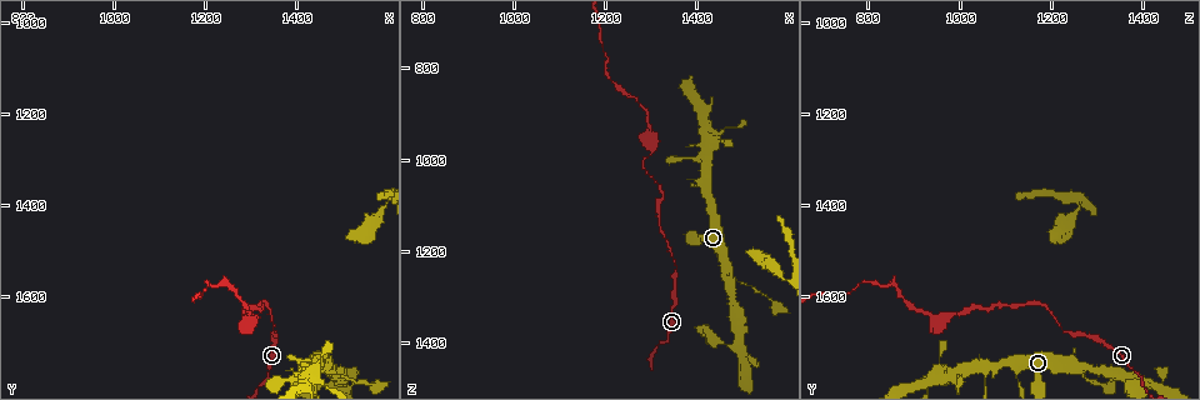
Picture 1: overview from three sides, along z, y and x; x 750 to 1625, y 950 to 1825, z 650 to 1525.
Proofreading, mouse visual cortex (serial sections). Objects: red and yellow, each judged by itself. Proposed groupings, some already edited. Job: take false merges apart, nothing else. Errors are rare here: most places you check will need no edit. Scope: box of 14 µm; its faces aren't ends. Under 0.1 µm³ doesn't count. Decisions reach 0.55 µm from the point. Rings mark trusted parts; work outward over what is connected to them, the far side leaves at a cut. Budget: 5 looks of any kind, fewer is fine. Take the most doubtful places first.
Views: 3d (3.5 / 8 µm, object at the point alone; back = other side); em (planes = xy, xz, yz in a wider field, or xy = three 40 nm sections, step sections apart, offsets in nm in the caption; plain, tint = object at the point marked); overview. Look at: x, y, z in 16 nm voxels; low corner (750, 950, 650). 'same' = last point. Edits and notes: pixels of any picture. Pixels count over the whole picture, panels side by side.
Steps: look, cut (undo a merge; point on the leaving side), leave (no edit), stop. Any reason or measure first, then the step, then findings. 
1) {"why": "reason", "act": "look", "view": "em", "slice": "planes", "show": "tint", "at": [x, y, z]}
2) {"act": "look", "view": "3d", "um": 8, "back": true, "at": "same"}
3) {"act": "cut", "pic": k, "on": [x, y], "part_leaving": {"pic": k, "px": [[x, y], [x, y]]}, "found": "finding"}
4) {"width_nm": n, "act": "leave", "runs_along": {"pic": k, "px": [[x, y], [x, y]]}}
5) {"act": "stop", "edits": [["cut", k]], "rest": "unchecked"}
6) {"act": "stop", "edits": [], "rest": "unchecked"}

{"why": "branch point", "act": "look", "view": "3d", "um": 3.5, "at": [1420, 1755, 1050]}

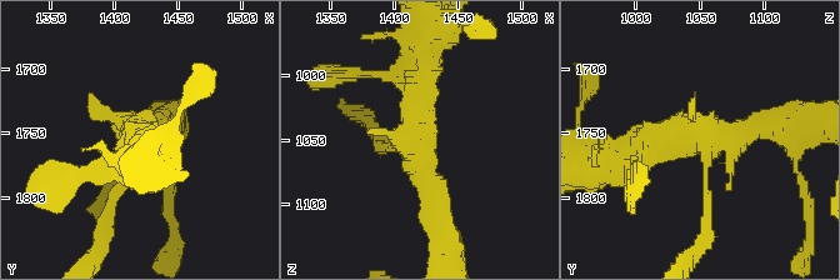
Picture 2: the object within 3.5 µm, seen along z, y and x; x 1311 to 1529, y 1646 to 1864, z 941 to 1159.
{"act": "leave", "runs_along": {"pic": 2, "px": [[784, 125], [663, 133], [630, 159]]}, "found": "continuous, no second cell"}

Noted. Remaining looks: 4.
{"why": "branch point", "act": "look", "view": "3d", "um": 3.5, "at": [1470, 1760, 1255]}

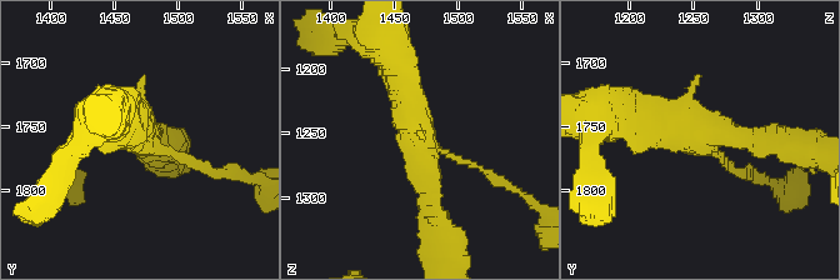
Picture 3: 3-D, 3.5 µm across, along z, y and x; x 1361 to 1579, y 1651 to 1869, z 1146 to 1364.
{"act": "look", "view": "em", "slice": "xy", "step": 5, "show": "tint", "at": [1470, 1756, 1260]}

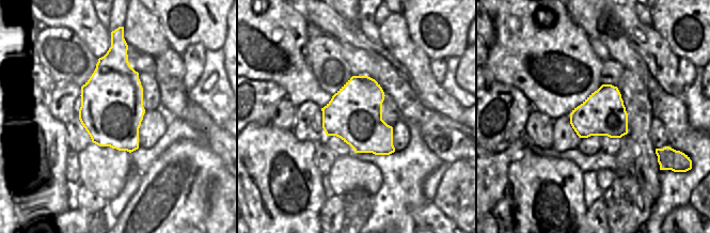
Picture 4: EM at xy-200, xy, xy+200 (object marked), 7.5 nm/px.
{"why": "another direction", "act": "look", "view": "em", "slice": "planes", "show": "tint", "at": "same"}

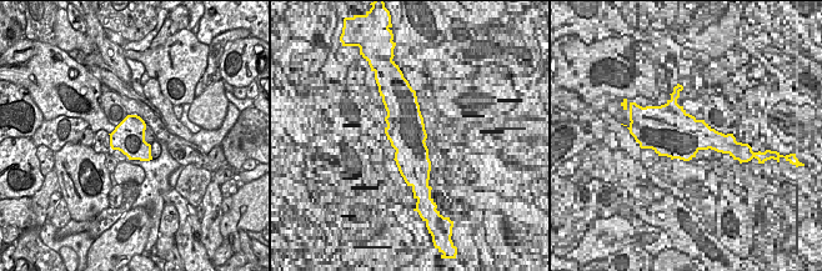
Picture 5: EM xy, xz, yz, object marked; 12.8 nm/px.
{"act": "leave", "runs_along": {"pic": 3, "px": [[399, 70], [429, 166], [436, 221]]}, "found": "one cell here"}

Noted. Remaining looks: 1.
{"act": "stop", "edits": [], "rest": "unchecked"}

